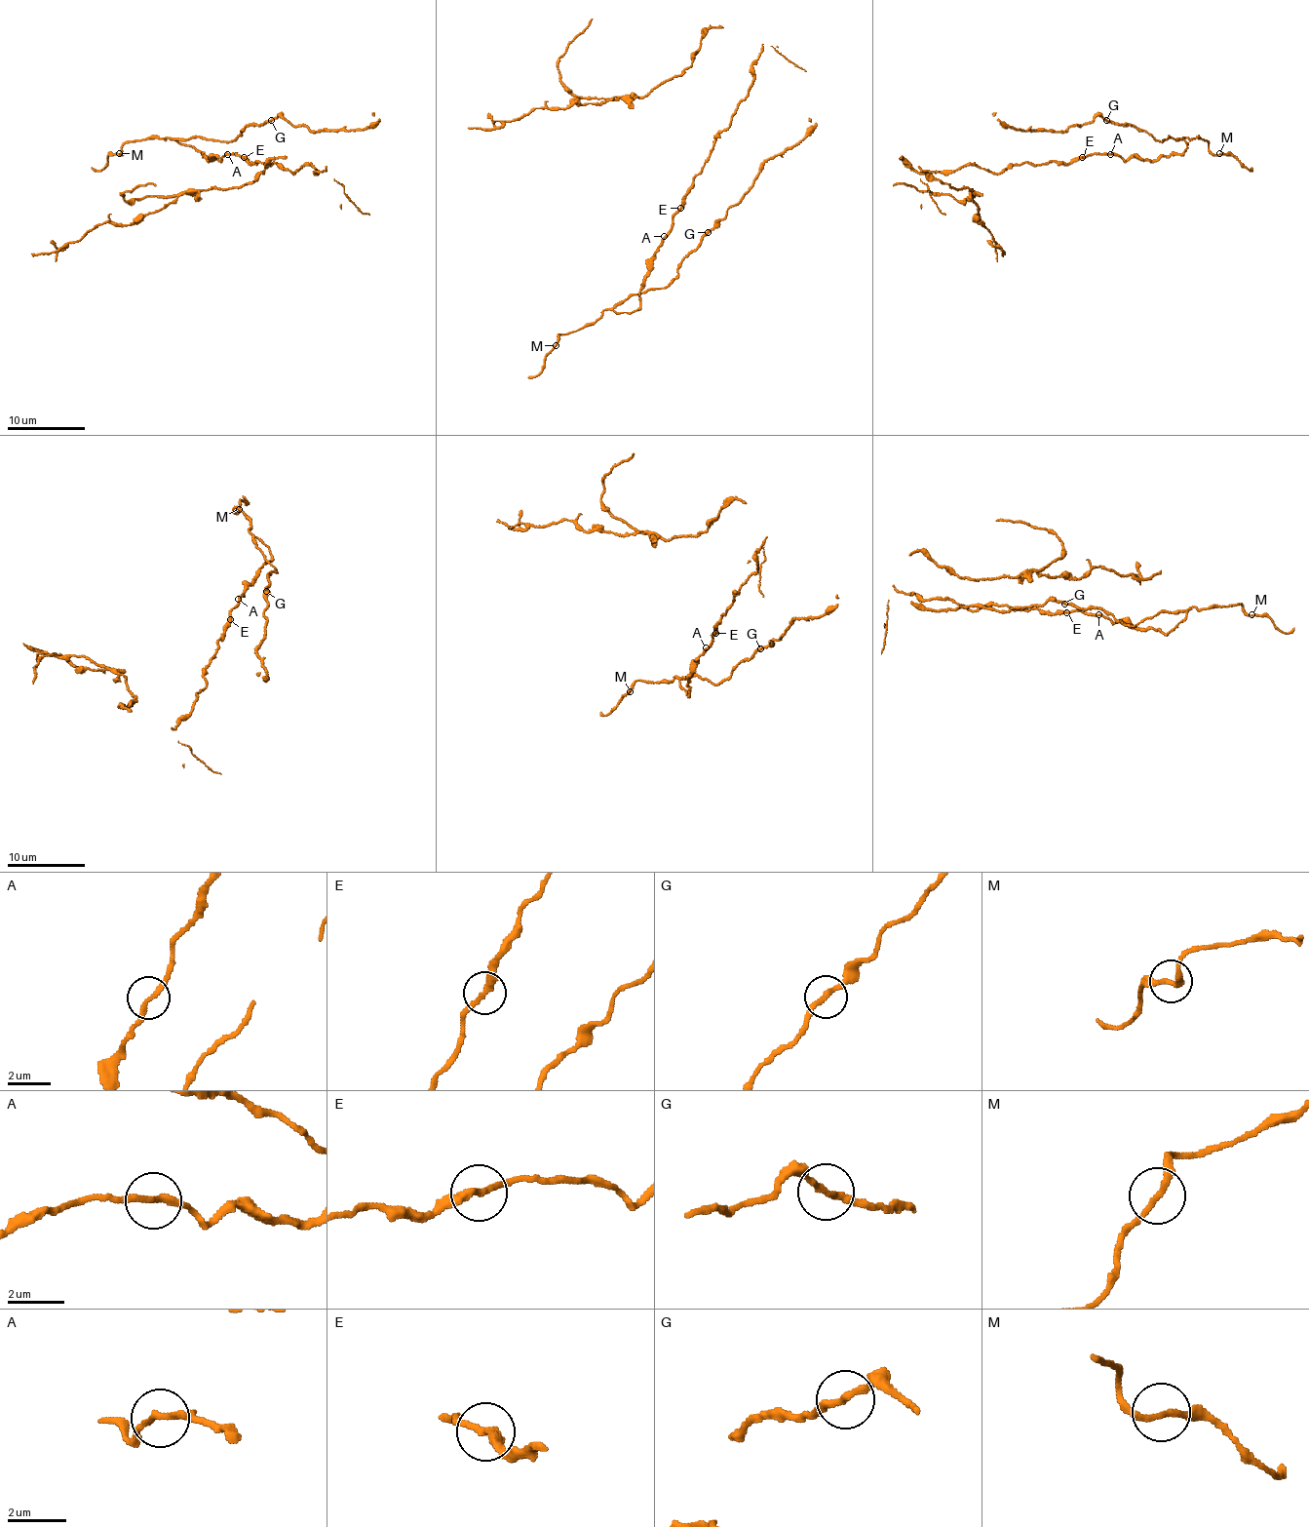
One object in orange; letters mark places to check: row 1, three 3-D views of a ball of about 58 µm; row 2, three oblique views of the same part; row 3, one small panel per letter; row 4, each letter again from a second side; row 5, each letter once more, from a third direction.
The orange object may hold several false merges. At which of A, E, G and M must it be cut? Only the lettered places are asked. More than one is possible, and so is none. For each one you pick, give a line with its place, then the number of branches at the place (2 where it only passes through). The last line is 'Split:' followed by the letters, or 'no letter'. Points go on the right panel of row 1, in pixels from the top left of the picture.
E: (1082, 157) | 2
G: (1106, 120) | 2
Split: E, G

